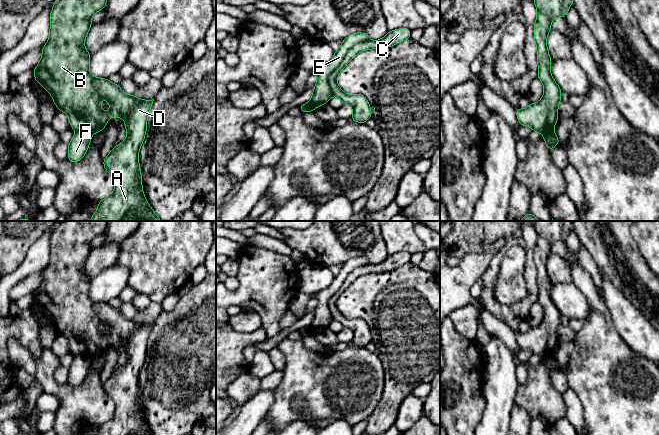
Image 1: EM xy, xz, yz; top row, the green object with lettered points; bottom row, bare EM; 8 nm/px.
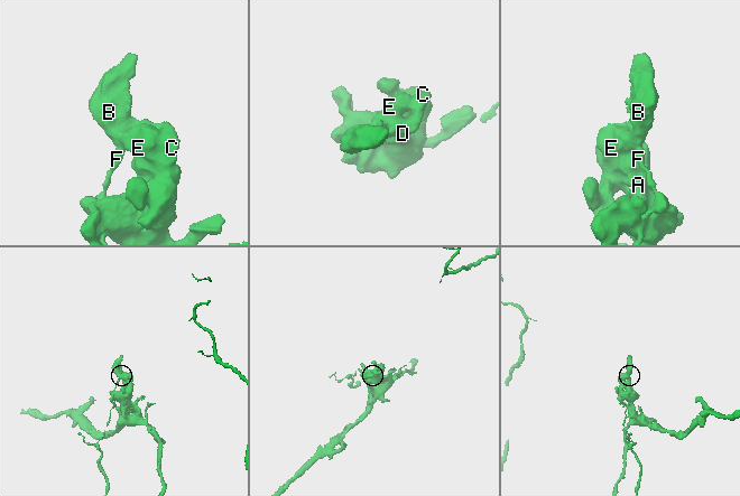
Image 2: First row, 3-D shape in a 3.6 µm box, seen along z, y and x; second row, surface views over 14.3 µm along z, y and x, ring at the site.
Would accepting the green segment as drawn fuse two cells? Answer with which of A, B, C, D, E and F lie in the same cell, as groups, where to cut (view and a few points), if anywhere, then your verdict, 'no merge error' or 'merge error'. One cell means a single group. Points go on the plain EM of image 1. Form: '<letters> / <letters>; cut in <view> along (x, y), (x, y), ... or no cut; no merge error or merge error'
A B C D E / F; cut in xy along (78, 353), (85, 354), (90, 358); merge error

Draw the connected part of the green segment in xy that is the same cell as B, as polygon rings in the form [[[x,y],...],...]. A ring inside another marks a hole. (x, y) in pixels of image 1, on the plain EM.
[[[62,221],[56,223],[50,237],[50,257],[48,266],[43,270],[42,281],[39,288],[33,294],[35,305],[41,308],[52,320],[58,334],[65,336],[69,341],[70,350],[74,354],[86,355],[90,358],[102,355],[109,345],[109,338],[113,342],[123,341],[127,356],[126,364],[112,372],[109,379],[103,384],[103,390],[115,403],[113,417],[98,427],[96,435],[153,435],[145,423],[142,413],[142,400],[138,378],[144,365],[147,354],[147,341],[152,331],[152,324],[141,324],[135,319],[125,318],[118,308],[111,307],[108,302],[93,301],[89,296],[91,279],[84,271],[85,263],[92,247],[91,241],[99,234],[103,234],[107,227],[107,221]],[[106,322],[110,328],[108,337],[103,336],[100,325]]]

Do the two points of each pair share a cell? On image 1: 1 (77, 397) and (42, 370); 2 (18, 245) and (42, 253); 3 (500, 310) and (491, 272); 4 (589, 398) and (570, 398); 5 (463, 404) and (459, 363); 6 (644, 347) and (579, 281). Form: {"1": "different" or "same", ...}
{"1": "same", "2": "different", "3": "same", "4": "different", "5": "same", "6": "different"}

